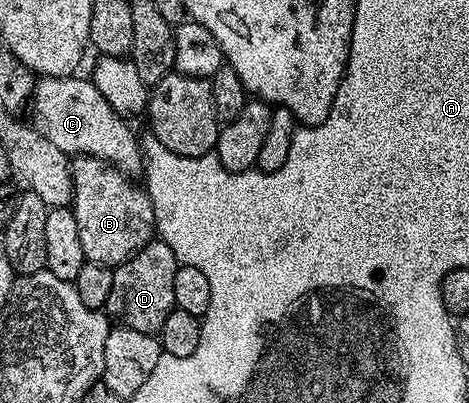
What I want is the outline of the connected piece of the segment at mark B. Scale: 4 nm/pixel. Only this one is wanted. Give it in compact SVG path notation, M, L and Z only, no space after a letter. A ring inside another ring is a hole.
M77 156L72 159L71 162L73 168L73 201L71 203L71 209L75 216L75 224L79 224L79 240L83 244L83 252L85 253L85 261L98 262L104 266L115 268L120 262L126 262L131 256L135 256L139 252L139 248L146 246L148 242L154 241L155 227L157 221L155 220L155 212L153 211L153 205L149 199L148 193L140 185L137 186L133 183L134 179L130 175L125 174L121 170L117 170L110 162L104 162L98 158L87 158L84 156Z

